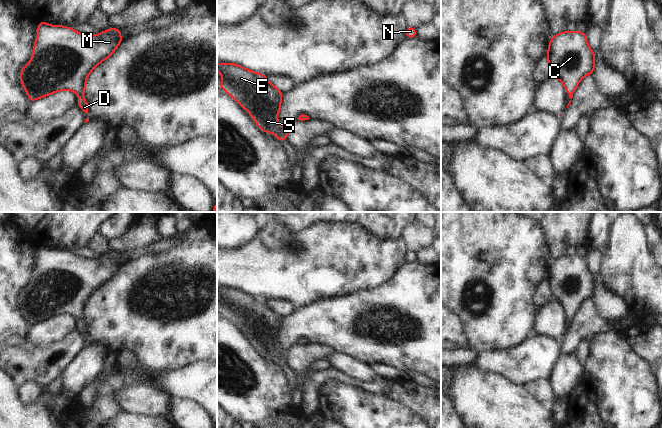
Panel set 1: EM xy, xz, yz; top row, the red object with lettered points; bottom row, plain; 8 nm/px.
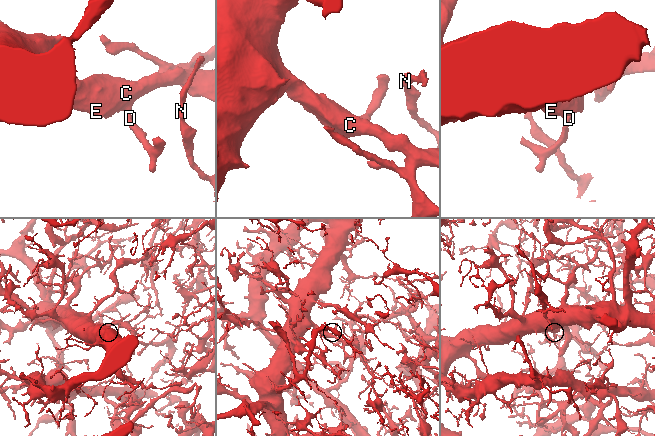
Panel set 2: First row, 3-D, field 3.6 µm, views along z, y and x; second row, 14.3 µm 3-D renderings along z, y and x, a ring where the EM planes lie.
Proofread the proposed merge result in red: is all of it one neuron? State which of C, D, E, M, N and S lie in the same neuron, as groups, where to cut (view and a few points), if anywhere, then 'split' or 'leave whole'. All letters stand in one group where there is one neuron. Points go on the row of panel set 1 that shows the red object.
groups C D E M N S; cut none; leave whole

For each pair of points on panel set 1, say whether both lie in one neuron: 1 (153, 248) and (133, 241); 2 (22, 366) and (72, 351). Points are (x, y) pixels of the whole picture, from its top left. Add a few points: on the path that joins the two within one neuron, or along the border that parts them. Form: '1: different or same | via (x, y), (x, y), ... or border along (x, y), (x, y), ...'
1: different | border along (162, 237), (145, 246), (123, 252)
2: same | via (34, 364), (48, 364), (60, 355)

